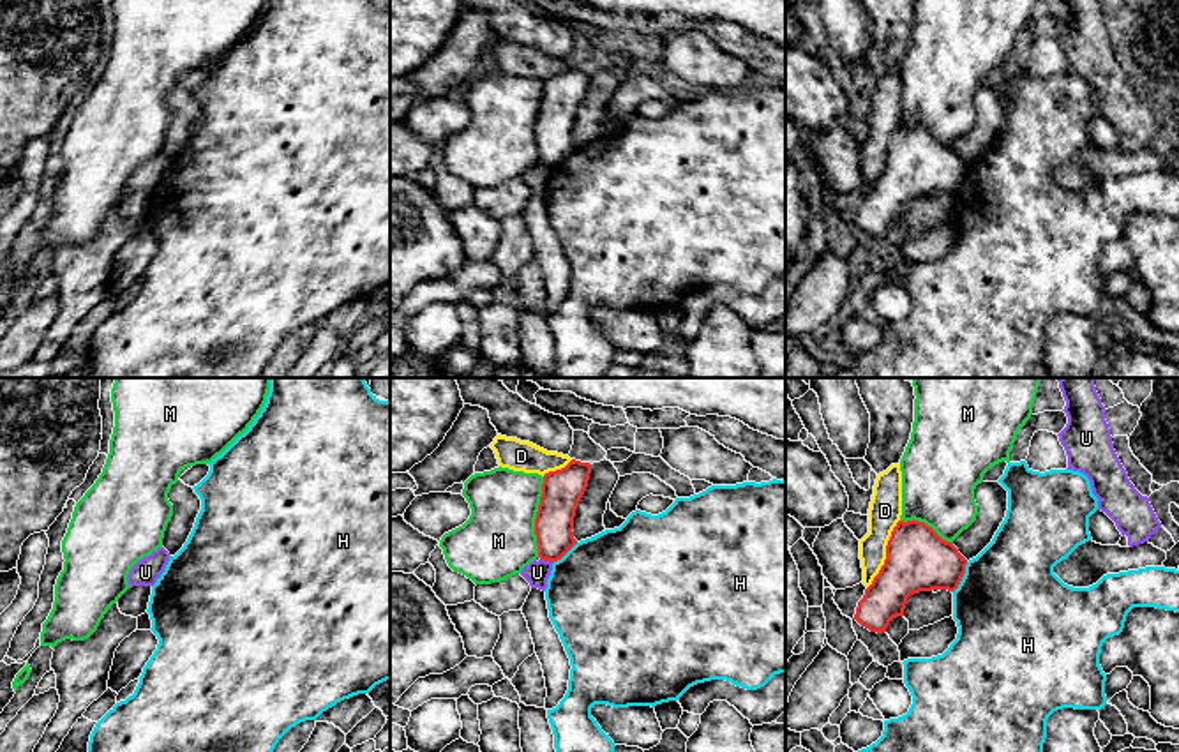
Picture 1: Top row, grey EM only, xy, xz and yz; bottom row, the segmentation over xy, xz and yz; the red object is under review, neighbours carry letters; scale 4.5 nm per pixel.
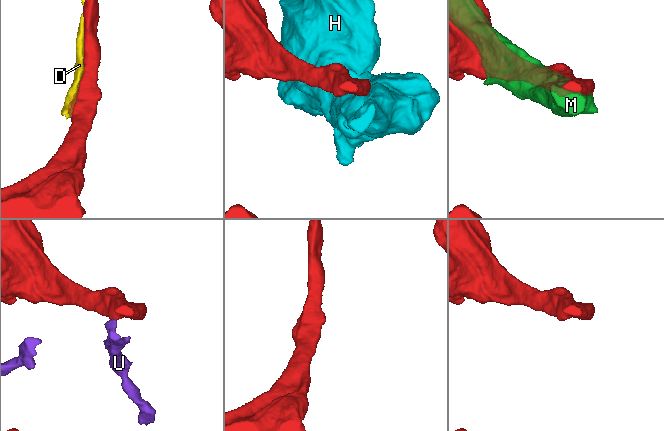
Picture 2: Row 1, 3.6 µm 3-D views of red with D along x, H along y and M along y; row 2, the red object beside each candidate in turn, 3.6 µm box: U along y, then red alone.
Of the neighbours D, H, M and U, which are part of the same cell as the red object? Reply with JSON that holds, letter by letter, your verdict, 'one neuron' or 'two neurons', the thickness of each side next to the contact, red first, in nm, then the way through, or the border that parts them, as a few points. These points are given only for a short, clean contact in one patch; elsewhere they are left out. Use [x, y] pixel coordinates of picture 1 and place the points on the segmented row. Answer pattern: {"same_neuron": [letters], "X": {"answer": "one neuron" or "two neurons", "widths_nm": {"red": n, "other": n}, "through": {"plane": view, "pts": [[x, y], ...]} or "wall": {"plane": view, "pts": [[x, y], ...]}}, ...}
{"same_neuron": [], "D": {"answer": "two neurons", "widths_nm": {"red": 280, "other": 150}}, "H": {"answer": "two neurons", "widths_nm": {"red": 280, "other": 500}}, "M": {"answer": "two neurons", "widths_nm": {"red": 190, "other": 340}}, "U": {"answer": "two neurons", "widths_nm": {"red": 180, "other": 110}, "wall": {"plane": "xz", "pts": [[540, 558], [551, 564]]}}}

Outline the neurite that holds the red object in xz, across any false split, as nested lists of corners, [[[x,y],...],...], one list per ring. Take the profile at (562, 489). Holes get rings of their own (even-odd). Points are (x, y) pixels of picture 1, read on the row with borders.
[[[572,459],[565,468],[544,475],[540,505],[535,519],[538,558],[561,560],[575,544],[574,517],[588,487],[590,462]]]

